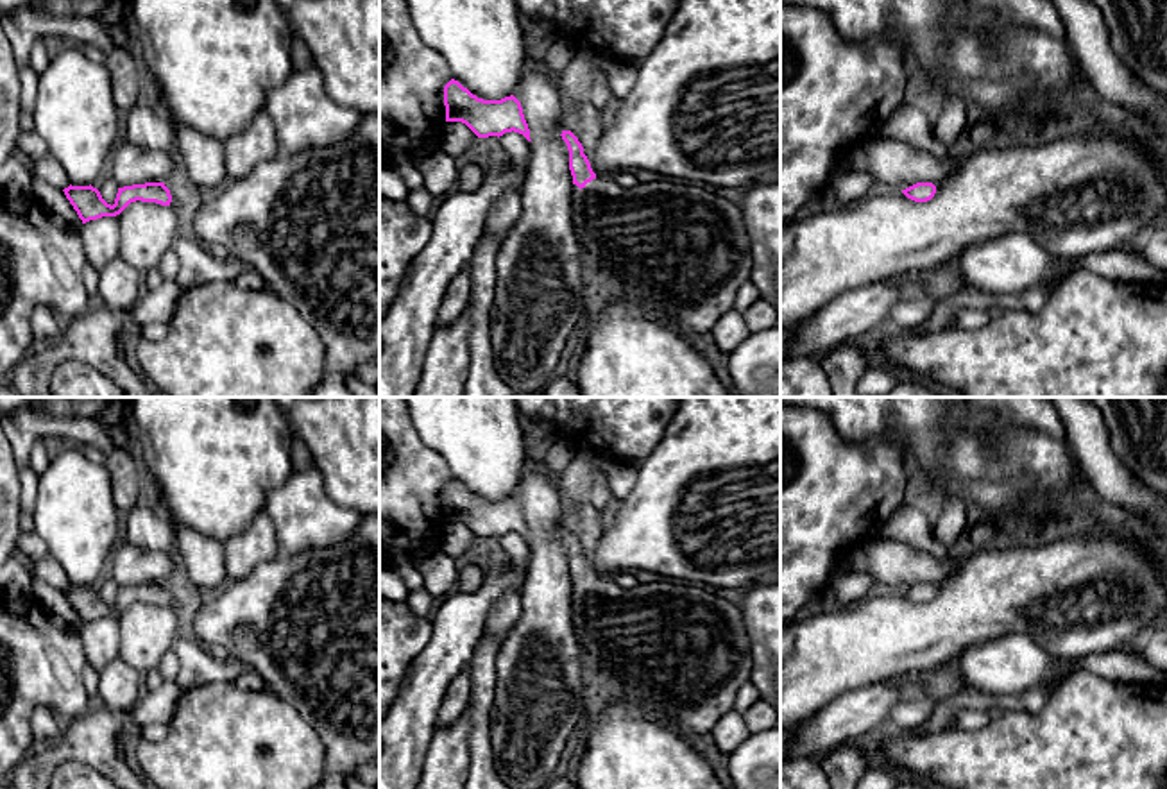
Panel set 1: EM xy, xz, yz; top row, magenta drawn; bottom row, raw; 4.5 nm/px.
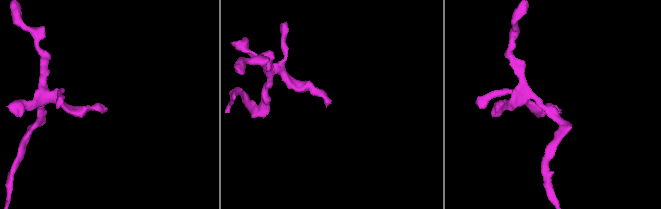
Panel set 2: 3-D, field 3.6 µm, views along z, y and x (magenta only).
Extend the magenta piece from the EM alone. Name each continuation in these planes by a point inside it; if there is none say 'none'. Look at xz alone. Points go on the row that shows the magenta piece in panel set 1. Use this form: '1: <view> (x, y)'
1: xz (677, 251)

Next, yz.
none

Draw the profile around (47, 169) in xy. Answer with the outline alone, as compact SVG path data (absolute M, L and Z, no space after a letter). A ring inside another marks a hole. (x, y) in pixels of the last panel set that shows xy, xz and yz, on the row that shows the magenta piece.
M52 156L34 157L34 172L39 179L45 182L64 190L70 186L70 179L64 172L64 168L55 161Z

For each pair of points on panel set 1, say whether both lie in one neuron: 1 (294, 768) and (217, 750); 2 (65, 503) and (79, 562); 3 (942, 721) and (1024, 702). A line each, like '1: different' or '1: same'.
1: same
2: same
3: same

